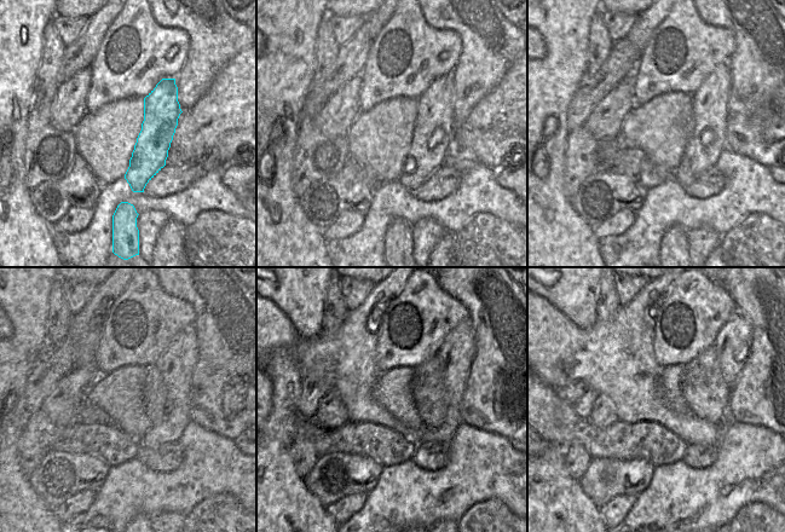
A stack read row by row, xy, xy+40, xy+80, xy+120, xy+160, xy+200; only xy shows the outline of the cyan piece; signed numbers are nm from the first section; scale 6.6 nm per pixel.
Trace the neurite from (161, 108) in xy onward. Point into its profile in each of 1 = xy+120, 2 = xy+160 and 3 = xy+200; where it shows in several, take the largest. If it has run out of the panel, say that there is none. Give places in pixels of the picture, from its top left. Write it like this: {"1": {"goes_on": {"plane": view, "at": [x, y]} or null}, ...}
{"1": {"goes_on": {"plane": "xy+120", "at": [177, 363]}}, "2": {"goes_on": {"plane": "xy+160", "at": [456, 353]}}, "3": {"goes_on": {"plane": "xy+200", "at": [732, 343]}}}

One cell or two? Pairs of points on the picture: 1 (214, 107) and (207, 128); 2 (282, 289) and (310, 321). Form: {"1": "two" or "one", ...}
{"1": "one", "2": "one"}

